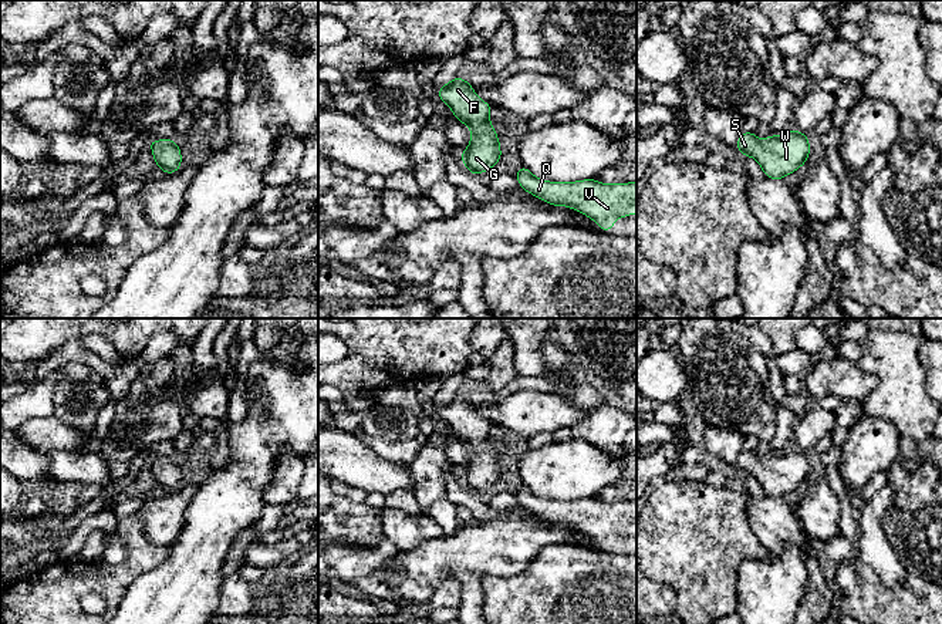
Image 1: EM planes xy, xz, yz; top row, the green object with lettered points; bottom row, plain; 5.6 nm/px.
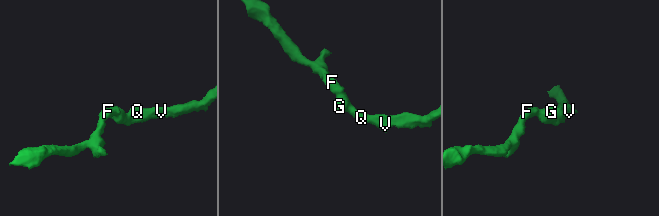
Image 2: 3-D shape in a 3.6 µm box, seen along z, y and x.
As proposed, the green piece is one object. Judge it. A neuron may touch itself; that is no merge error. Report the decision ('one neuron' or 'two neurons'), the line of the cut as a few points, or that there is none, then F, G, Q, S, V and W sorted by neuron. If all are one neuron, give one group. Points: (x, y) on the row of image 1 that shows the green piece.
one neuron; cut none; groups F G Q S V W

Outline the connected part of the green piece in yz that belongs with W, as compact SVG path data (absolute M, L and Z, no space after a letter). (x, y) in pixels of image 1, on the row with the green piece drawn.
M794 129L762 141L753 132L743 132L736 149L743 156L754 158L767 178L783 179L806 163L810 144L806 134Z

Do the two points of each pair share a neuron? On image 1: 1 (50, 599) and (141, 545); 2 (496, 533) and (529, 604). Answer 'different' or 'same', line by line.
1: same
2: different

